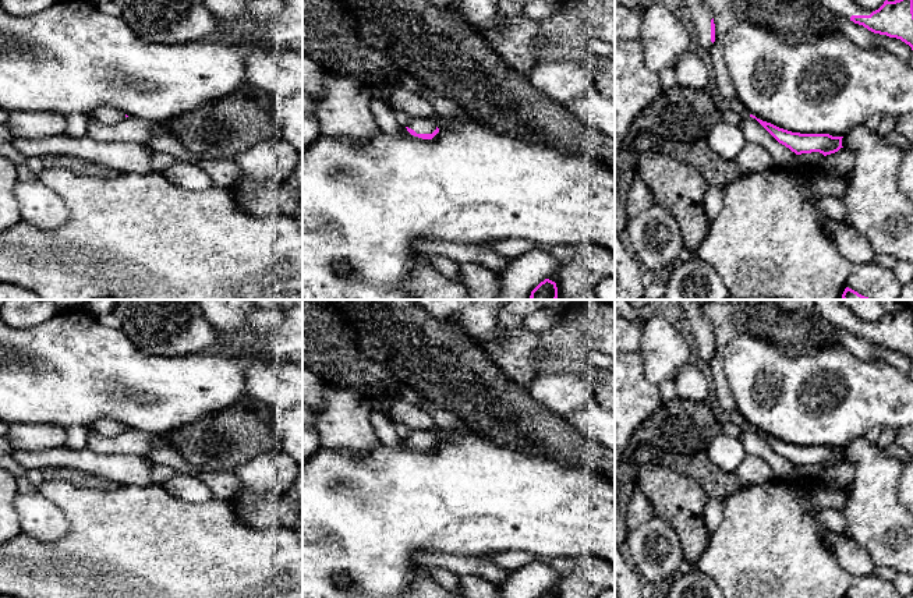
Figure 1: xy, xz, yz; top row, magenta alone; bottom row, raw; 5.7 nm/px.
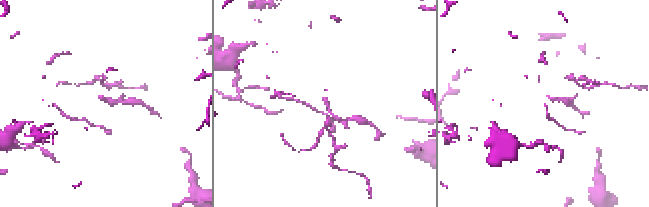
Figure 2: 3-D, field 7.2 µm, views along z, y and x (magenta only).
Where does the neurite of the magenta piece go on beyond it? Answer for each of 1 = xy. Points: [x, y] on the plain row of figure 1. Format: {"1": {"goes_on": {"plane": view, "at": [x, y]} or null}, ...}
{"1": {"goes_on": null}}

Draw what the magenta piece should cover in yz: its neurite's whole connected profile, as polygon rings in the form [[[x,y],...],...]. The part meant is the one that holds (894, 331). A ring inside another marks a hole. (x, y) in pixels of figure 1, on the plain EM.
[[[774,300],[774,302],[782,309],[815,314],[874,346],[900,351],[913,362],[913,311],[907,307],[895,314],[885,312],[878,322],[870,323],[856,316],[839,300]]]

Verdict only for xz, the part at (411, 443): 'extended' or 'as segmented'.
extended

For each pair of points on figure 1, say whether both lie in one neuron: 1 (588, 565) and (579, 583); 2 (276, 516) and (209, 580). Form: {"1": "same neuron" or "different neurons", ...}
{"1": "same neuron", "2": "different neurons"}

